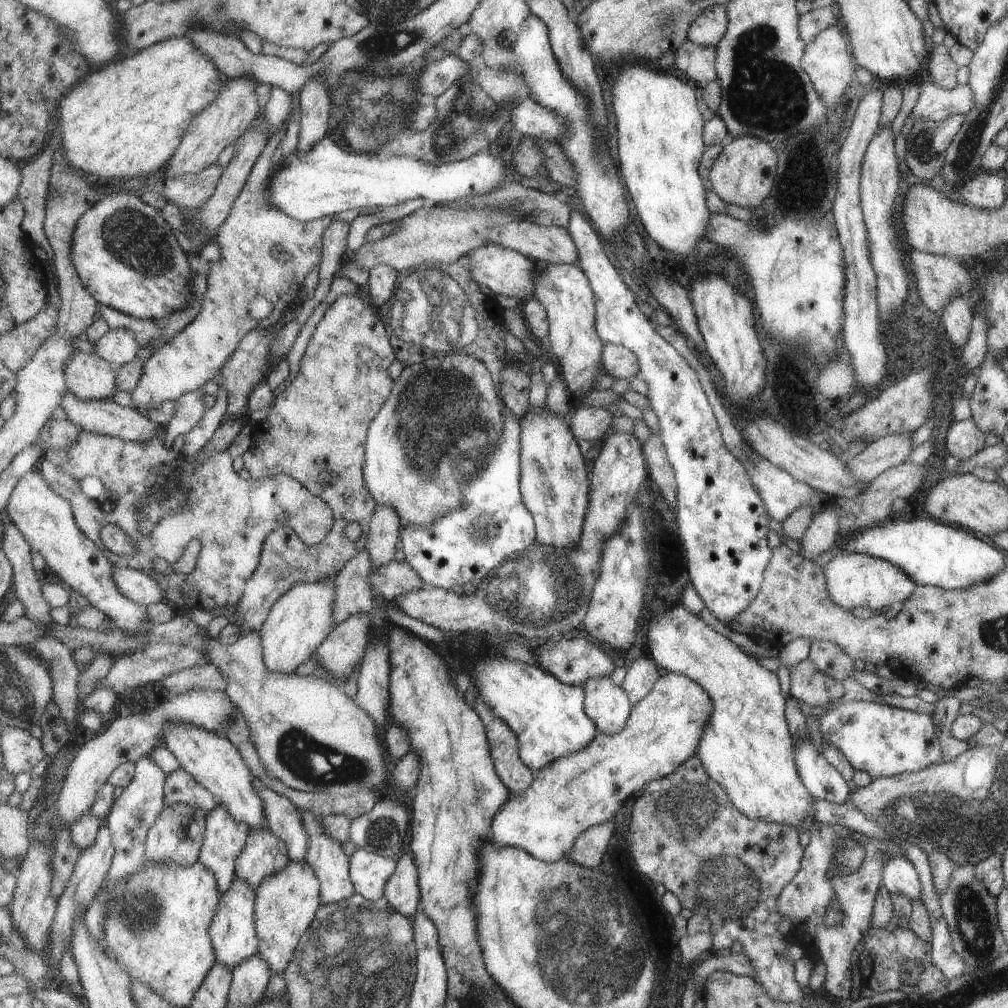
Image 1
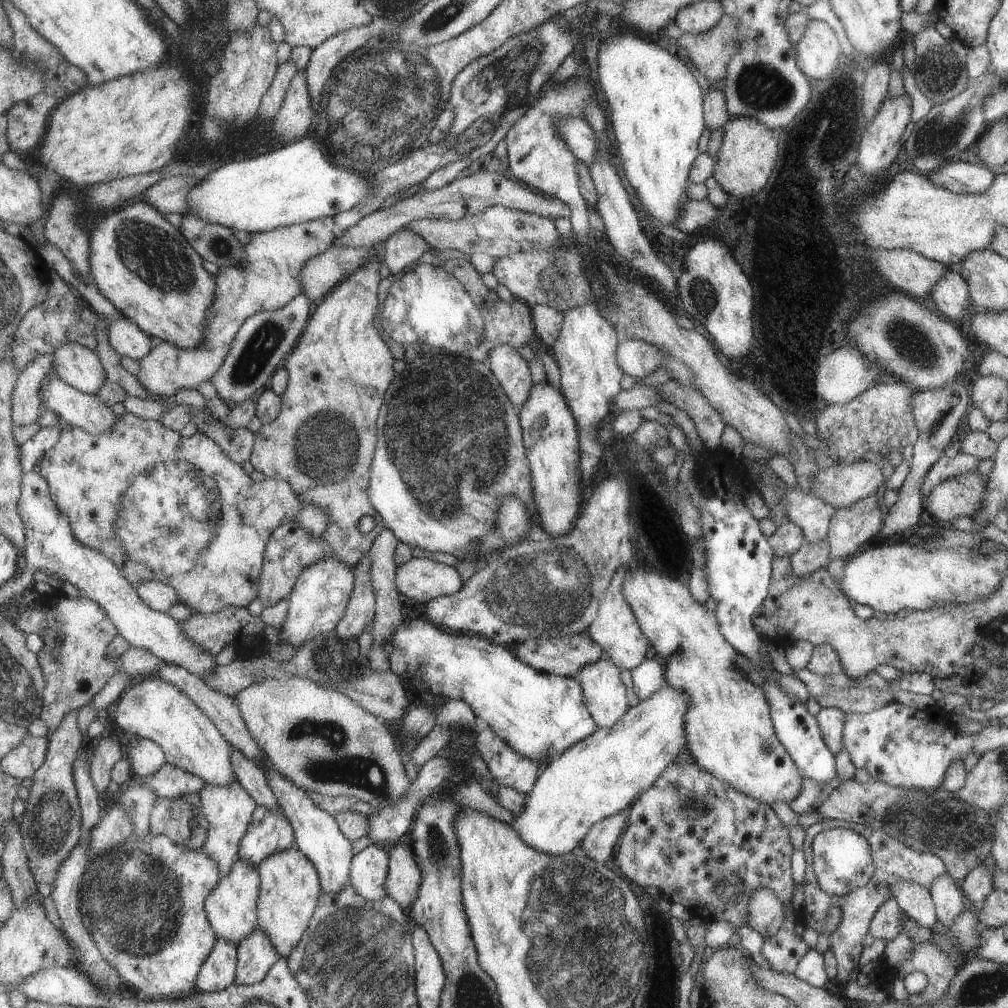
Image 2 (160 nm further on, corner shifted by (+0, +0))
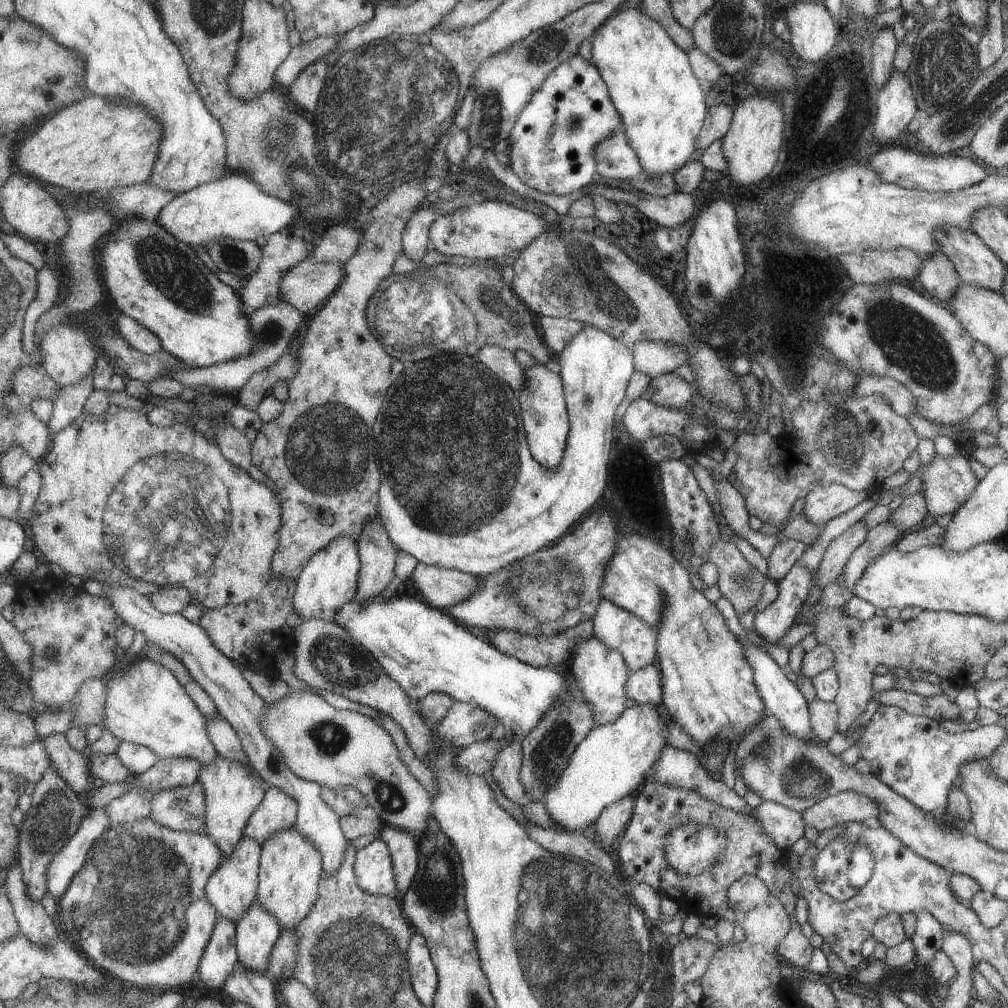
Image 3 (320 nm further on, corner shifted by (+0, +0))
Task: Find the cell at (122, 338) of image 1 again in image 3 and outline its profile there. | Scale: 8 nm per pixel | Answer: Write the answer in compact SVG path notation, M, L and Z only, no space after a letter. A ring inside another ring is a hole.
M122 313L115 322L117 330L134 349L147 354L155 354L163 349L162 340L152 330Z

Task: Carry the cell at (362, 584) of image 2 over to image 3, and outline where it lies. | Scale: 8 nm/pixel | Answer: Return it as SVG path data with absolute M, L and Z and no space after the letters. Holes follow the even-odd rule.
M371 519L363 525L356 538L360 570L358 571L357 594L358 601L369 600L381 594L387 583L393 578L395 566L395 548L386 529L377 520Z

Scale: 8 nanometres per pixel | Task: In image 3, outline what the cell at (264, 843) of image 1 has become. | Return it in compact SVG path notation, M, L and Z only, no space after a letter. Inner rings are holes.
M270 787L244 832L263 844L271 835L296 826L298 802L282 788Z

